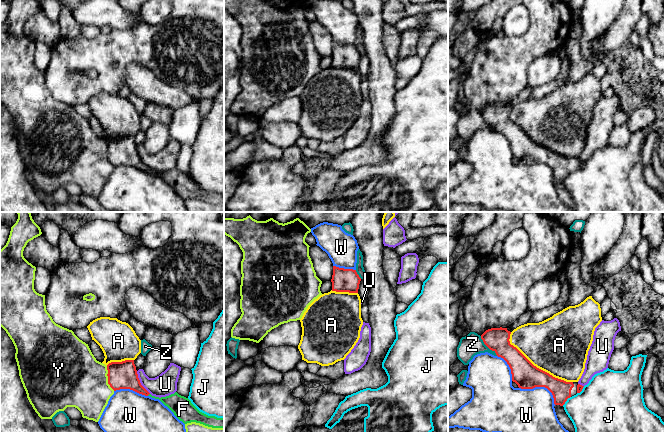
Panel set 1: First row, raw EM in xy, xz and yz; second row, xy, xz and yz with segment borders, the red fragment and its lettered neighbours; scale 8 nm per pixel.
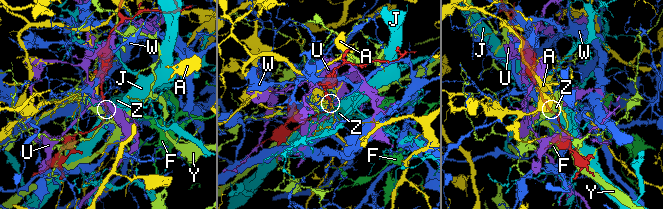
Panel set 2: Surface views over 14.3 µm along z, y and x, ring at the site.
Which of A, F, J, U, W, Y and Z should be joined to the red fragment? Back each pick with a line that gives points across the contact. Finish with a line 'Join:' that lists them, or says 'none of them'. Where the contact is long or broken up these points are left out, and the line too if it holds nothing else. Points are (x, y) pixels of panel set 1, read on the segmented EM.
F: Path across: xy (124, 375), (138, 388), (148, 394), (176, 403)
Join: F

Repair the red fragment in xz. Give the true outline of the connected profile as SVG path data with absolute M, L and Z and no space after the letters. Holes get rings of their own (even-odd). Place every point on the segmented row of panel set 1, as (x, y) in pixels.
M333 266L332 291L358 293L360 281L356 270Z

